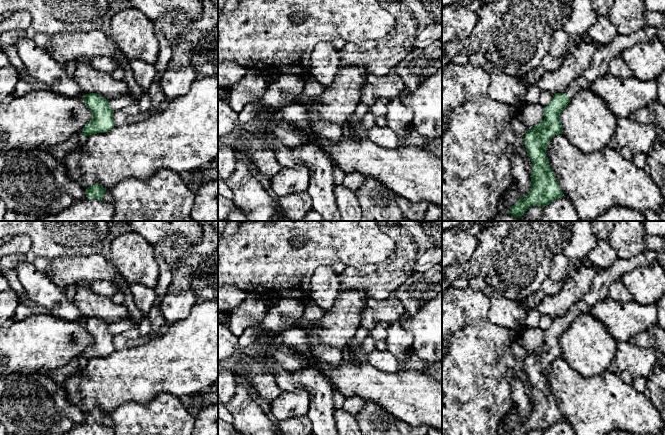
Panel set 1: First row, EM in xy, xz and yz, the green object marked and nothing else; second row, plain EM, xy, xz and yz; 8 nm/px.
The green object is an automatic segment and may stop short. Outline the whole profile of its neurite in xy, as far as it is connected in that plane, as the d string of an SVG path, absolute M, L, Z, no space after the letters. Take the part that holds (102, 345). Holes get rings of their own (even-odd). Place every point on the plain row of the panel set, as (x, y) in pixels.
M89 317L85 318L84 326L92 336L92 344L83 352L83 361L108 356L115 350L114 334L110 332L108 323L97 317Z

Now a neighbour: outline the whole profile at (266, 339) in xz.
M259 332L257 333L256 338L260 339L260 345L257 348L258 357L262 360L265 360L268 352L271 350L271 345L274 341L276 334L270 334L267 332Z

